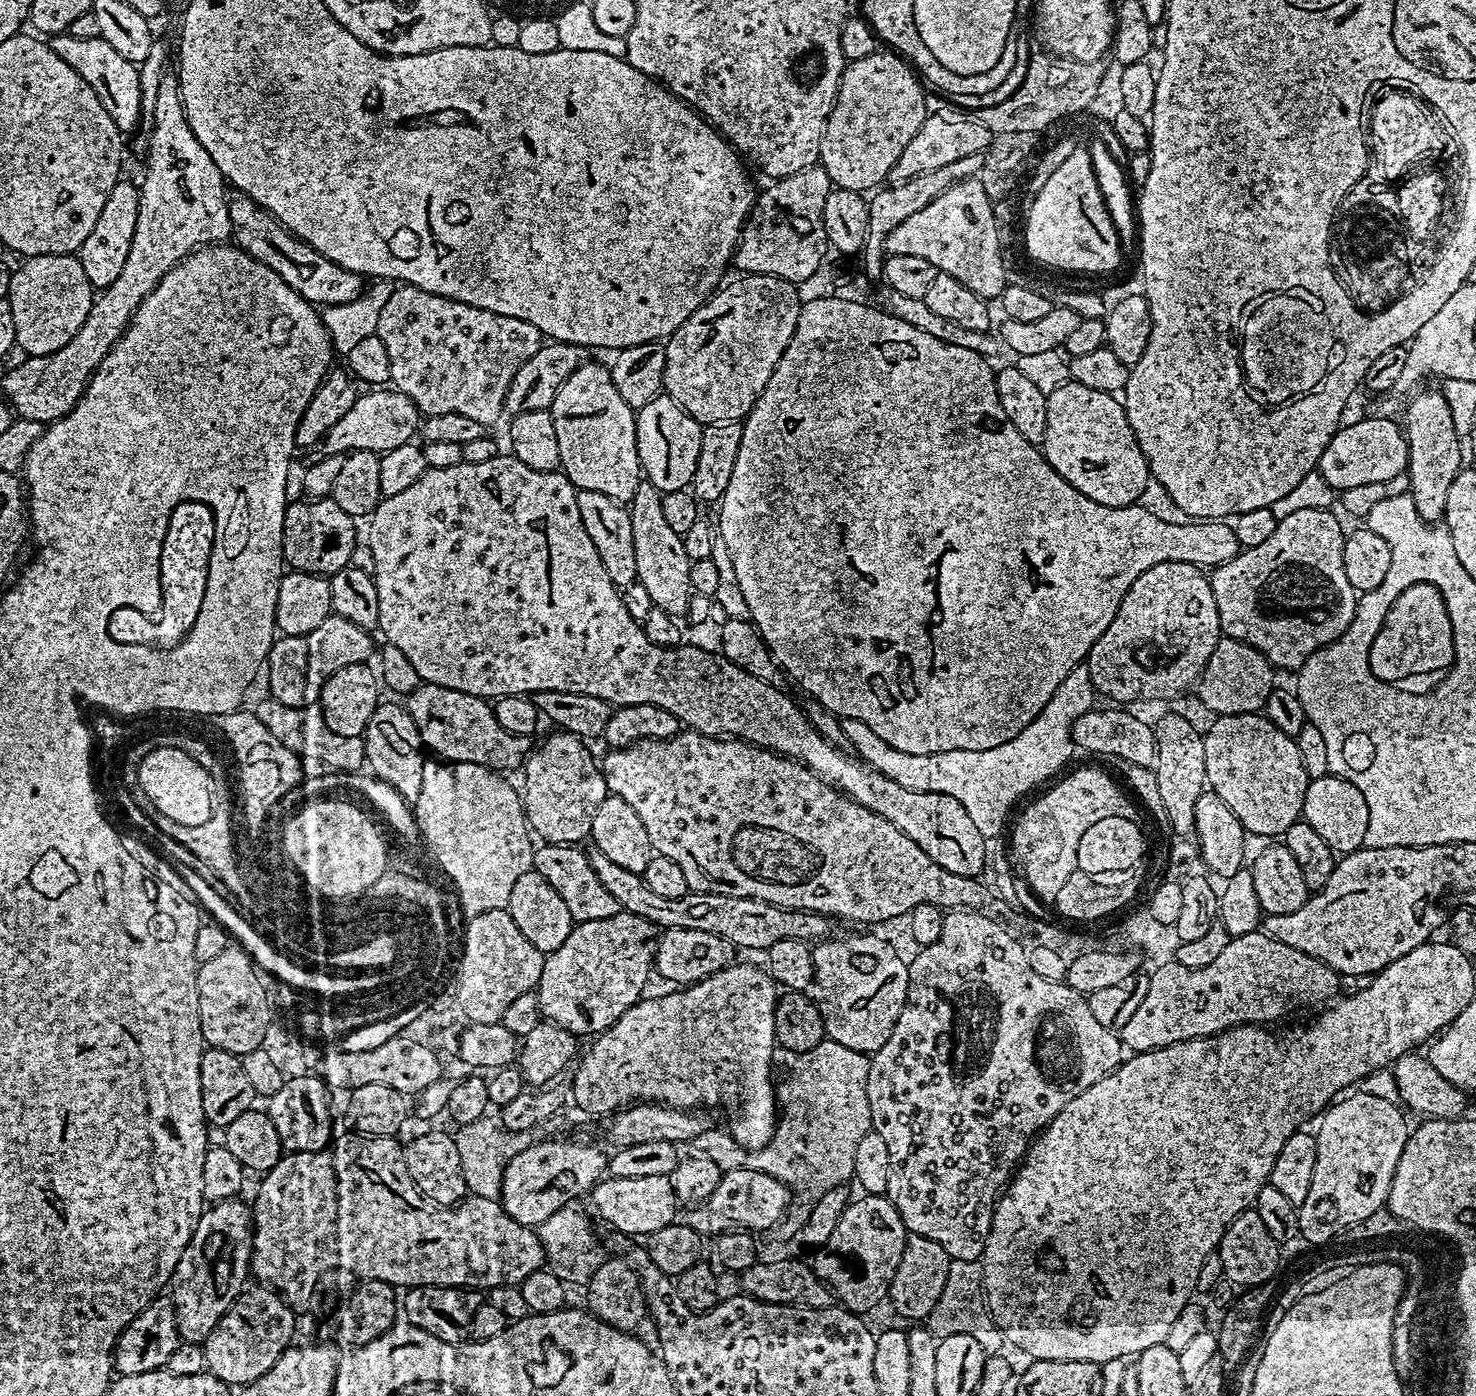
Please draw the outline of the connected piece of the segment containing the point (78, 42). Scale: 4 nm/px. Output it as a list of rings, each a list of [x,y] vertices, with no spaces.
[[[61,34],[51,37],[50,43],[54,54],[58,54],[58,58],[65,60],[70,70],[78,73],[82,82],[86,82],[86,86],[90,86],[90,90],[98,94],[98,102],[102,102],[106,114],[110,114],[114,126],[118,126],[120,133],[129,134],[128,132],[132,131],[135,133],[140,128],[140,107],[142,106],[139,67],[126,62],[126,58],[122,58],[122,54],[114,51],[110,47],[110,42],[106,42],[100,36],[70,38],[67,34]]]

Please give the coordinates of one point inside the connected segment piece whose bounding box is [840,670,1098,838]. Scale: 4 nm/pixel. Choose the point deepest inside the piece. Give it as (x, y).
(989, 783)

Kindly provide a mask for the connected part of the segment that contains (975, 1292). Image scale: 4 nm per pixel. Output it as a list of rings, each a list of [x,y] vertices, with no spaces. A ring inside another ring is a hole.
[[[953,1260],[942,1298],[939,1299],[938,1306],[932,1311],[926,1324],[932,1335],[937,1338],[971,1332],[975,1340],[982,1342],[984,1352],[989,1356],[1001,1355],[1005,1351],[1003,1348],[1008,1344],[988,1308],[984,1290],[984,1266],[981,1261]]]

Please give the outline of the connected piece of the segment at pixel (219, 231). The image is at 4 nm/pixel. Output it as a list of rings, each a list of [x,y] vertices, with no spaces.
[[[165,71],[162,82],[158,82],[154,122],[147,137],[148,169],[144,172],[144,181],[138,184],[138,226],[134,226],[134,242],[130,242],[130,254],[126,254],[122,274],[93,299],[82,330],[78,330],[62,350],[45,356],[28,356],[5,374],[3,395],[19,419],[47,426],[68,416],[106,354],[110,354],[132,323],[132,316],[146,294],[190,253],[227,241],[232,235],[224,175],[214,166],[214,158],[206,154],[186,122],[175,71]]]

